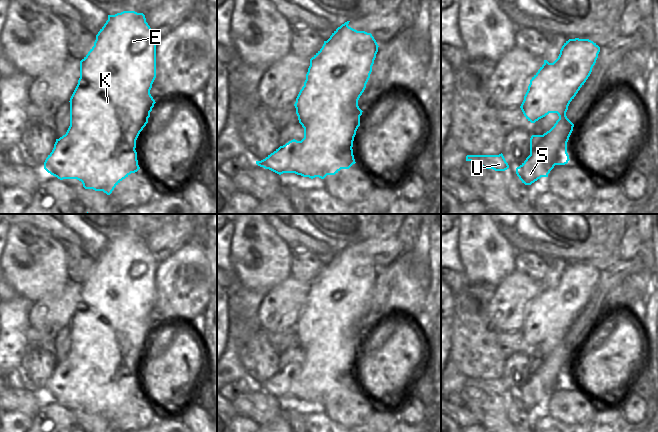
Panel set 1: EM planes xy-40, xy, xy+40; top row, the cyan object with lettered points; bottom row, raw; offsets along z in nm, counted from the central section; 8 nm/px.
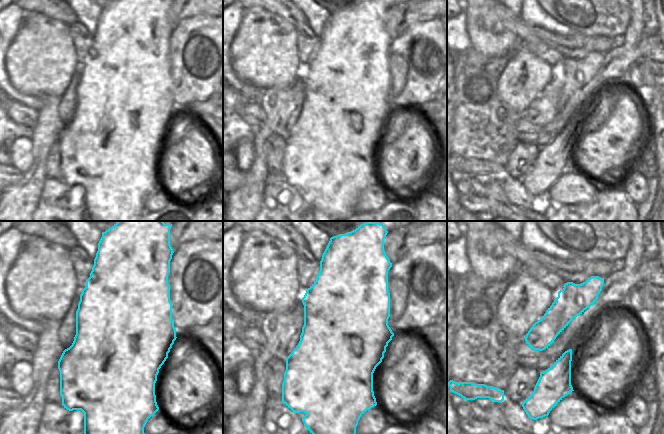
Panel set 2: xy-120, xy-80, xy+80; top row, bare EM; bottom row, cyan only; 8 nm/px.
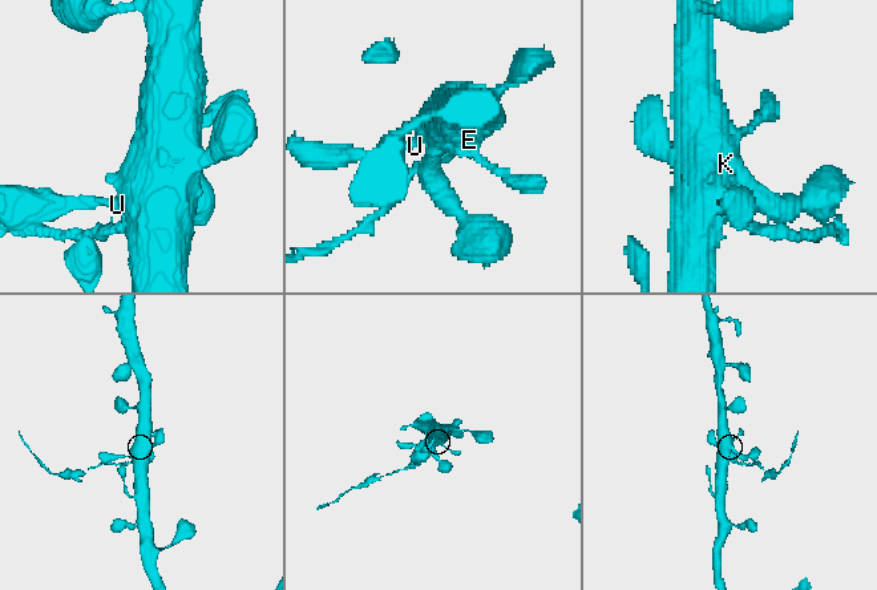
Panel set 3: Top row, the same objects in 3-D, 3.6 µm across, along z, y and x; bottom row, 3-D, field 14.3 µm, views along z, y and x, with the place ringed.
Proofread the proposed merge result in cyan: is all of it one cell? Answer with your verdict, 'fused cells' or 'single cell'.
fused cells

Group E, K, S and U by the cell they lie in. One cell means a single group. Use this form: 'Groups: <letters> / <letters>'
Groups: E K U / S.

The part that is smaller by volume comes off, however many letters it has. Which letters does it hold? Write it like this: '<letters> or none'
S

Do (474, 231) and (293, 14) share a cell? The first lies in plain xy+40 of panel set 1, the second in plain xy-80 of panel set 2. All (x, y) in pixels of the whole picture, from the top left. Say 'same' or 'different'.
different

